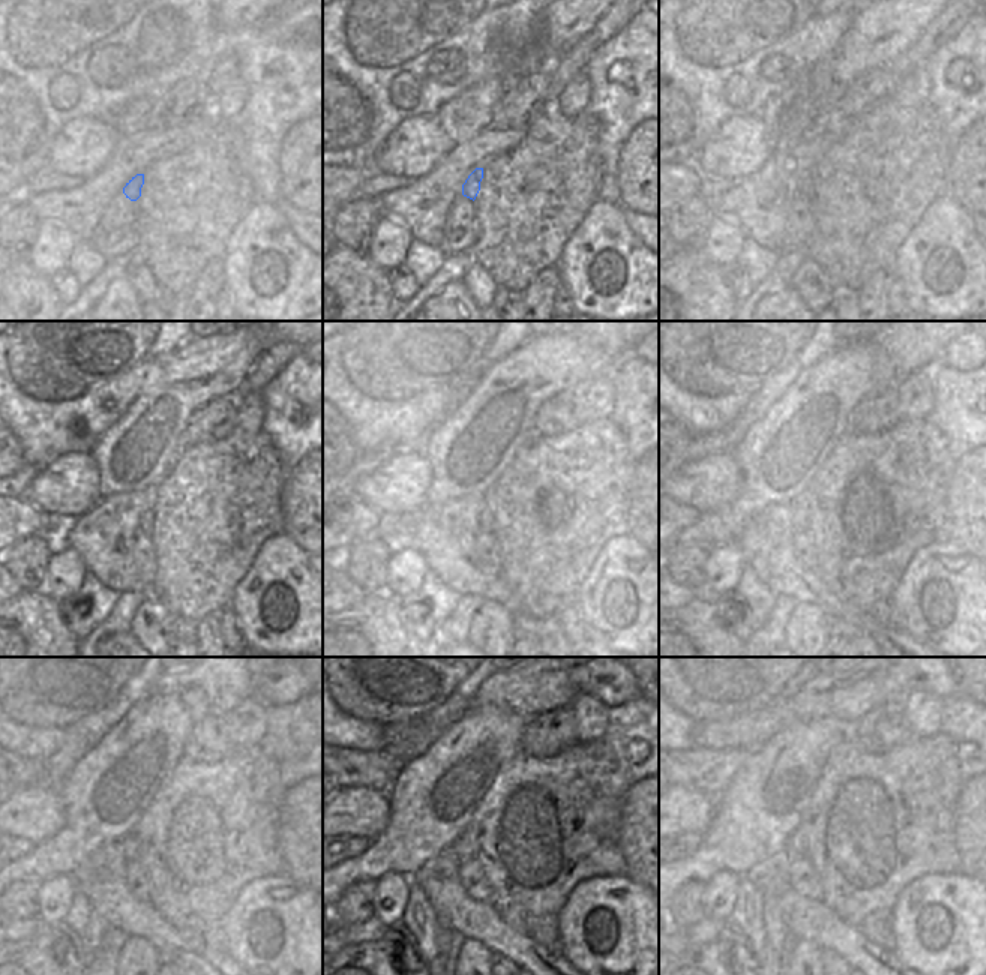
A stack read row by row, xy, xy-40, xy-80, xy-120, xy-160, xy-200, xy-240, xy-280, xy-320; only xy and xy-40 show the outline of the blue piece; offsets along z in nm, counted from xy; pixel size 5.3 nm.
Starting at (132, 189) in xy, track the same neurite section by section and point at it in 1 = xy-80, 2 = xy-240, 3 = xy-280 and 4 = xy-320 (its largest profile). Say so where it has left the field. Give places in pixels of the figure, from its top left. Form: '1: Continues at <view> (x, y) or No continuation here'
1: Continues at xy-80 (809, 182)
2: Continues at xy-240 (128, 843)
3: Continues at xy-280 (462, 848)
4: Continues at xy-320 (796, 846).

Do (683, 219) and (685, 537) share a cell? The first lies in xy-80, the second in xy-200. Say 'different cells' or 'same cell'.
different cells

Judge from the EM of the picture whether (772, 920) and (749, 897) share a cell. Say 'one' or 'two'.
two

